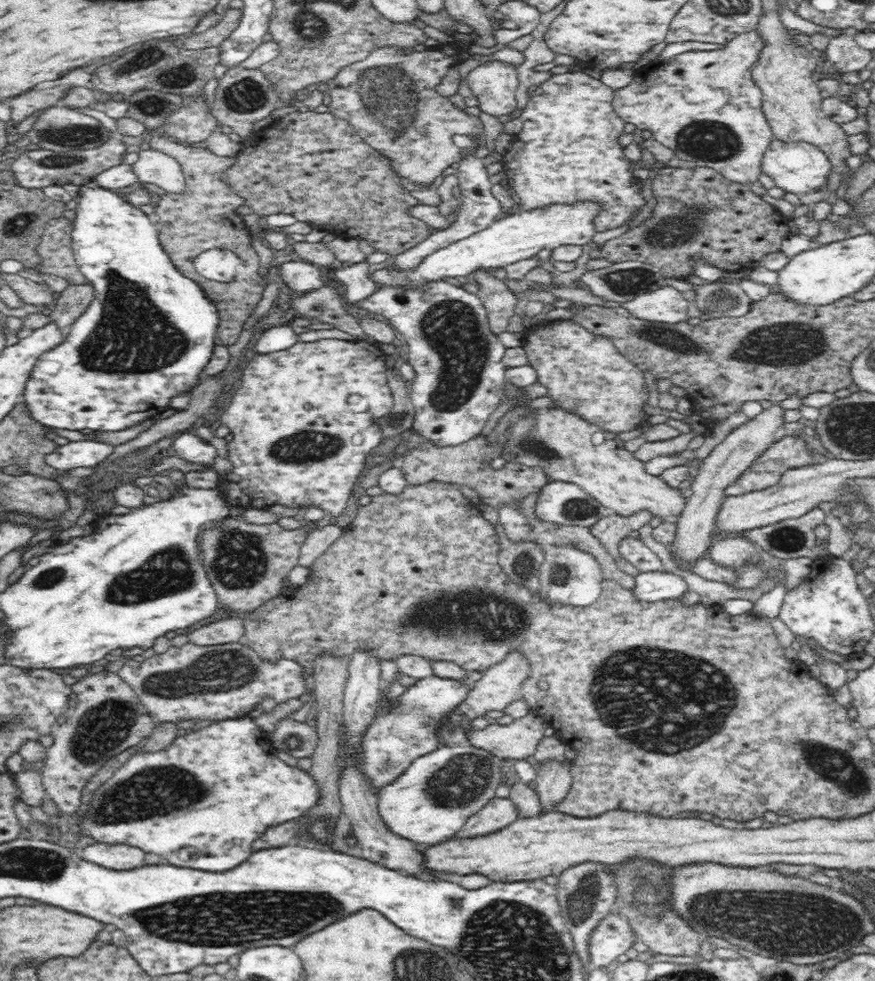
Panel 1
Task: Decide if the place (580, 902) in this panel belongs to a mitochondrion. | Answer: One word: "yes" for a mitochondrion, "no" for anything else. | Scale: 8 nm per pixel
yes

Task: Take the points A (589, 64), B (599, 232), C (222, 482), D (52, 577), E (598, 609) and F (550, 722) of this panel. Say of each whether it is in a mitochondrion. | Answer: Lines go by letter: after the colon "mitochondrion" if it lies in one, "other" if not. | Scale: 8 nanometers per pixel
A: other
B: other
C: other
D: mitochondrion
E: other
F: other

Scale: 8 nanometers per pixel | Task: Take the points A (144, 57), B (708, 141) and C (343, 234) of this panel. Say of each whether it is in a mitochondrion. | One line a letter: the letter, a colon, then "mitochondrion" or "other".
A: mitochondrion
B: mitochondrion
C: other

